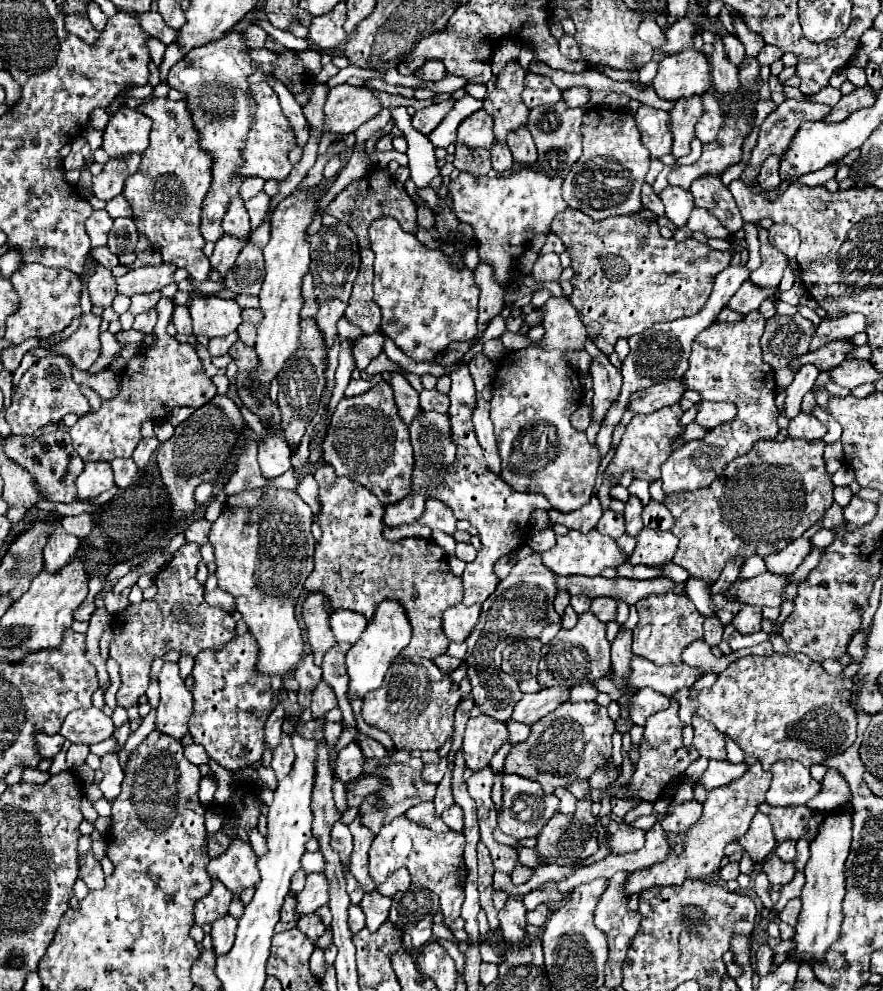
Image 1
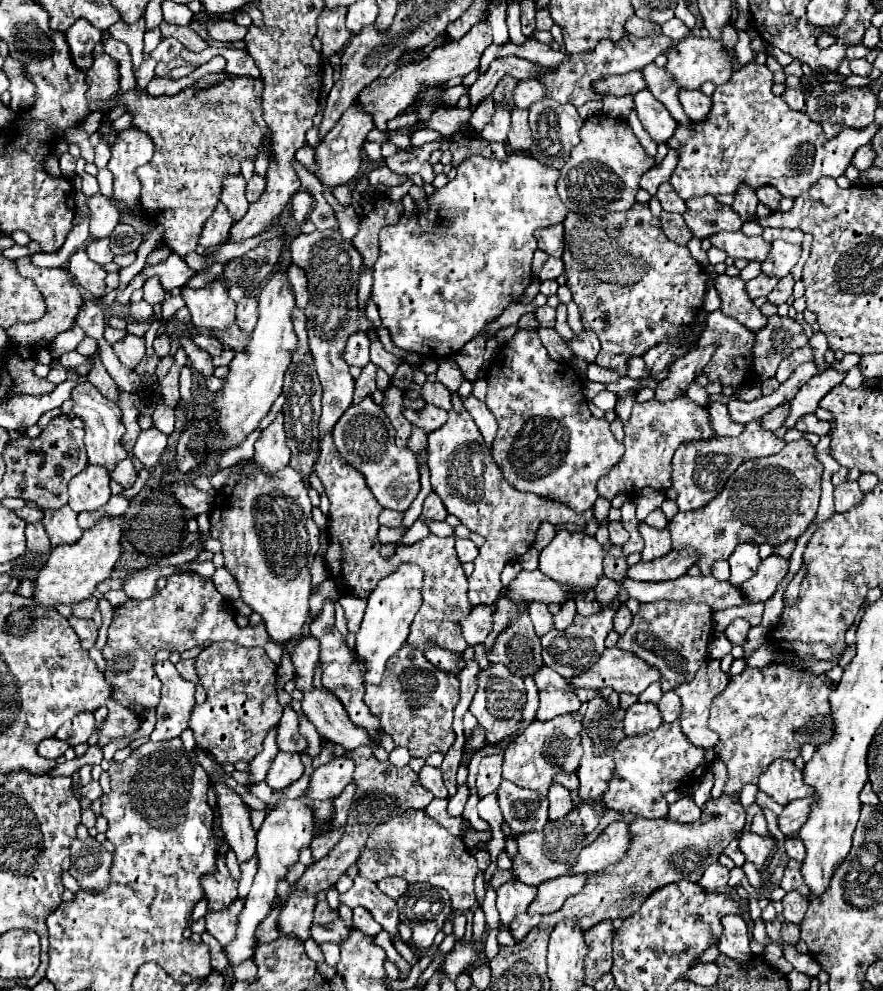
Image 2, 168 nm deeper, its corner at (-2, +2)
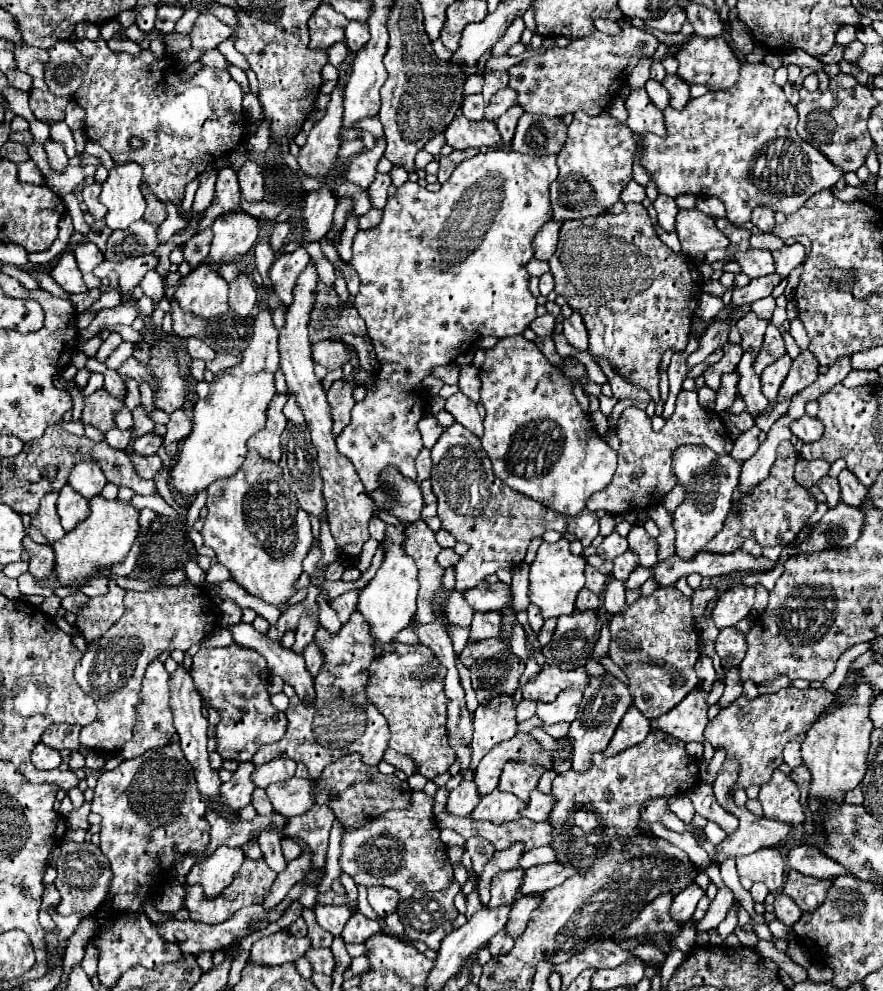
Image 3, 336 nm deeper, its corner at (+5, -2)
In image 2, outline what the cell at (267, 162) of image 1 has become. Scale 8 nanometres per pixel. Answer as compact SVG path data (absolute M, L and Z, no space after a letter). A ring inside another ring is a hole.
M99 44L95 50L95 62L87 72L87 98L91 102L111 102L111 106L101 112L101 142L113 146L119 134L107 118L115 106L123 106L125 112L133 116L133 128L151 136L155 144L155 158L137 170L143 184L143 210L155 224L165 228L163 244L185 258L185 254L197 248L203 224L219 202L223 178L239 174L241 162L247 158L255 160L261 150L261 142L269 138L269 128L261 118L263 82L249 76L237 76L225 78L209 88L185 88L173 96L149 96L139 88L119 96L119 78L117 62L105 54Z

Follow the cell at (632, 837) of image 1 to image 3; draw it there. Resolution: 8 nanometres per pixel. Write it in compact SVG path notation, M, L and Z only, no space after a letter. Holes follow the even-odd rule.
M552 862L542 866L532 866L526 870L522 894L544 894L546 890L560 886L566 878L578 874L578 870L570 862Z

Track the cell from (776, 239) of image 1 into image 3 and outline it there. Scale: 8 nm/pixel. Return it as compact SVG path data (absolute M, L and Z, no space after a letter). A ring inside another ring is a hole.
M754 234L750 238L750 246L752 248L766 248L766 250L778 250L782 248L786 242L774 234Z

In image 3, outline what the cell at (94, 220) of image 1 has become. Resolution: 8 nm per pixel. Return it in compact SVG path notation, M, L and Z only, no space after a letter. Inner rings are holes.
M100 184L84 186L84 188L82 188L82 196L84 196L86 210L88 210L96 220L104 220L104 216L106 216L106 208L98 202L98 196L100 196Z

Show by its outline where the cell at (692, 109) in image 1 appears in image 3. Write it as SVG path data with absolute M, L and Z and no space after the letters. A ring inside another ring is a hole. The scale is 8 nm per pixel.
M632 180L632 182L622 190L622 196L620 196L620 200L622 200L624 204L628 204L628 202L640 204L644 198L646 198L646 190L644 190L644 186L640 186L636 180Z

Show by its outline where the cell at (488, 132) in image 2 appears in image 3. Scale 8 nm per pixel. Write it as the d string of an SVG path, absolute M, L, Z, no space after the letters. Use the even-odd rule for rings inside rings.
M486 70L486 82L482 88L484 100L490 104L492 94L496 94L500 88L508 86L508 72L496 72L496 70Z

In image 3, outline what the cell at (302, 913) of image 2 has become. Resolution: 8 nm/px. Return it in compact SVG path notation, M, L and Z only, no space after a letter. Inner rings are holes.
M282 928L278 932L254 942L254 946L250 950L250 962L268 964L268 966L294 962L300 956L304 956L304 952L308 948L310 948L308 938L294 938L285 928Z

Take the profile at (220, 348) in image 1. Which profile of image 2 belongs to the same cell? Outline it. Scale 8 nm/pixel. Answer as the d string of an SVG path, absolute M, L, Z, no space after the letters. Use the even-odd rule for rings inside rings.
M197 334L197 336L193 336L191 340L193 340L193 344L195 344L195 346L199 346L199 348L207 350L211 356L219 356L219 354L223 352L223 346L221 346L215 338L211 338L211 336Z

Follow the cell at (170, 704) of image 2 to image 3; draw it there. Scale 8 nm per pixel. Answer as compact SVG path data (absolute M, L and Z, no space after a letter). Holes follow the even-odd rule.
M154 660L150 662L148 670L146 670L146 676L142 680L142 706L140 706L140 712L138 712L138 722L134 726L134 738L124 744L122 748L122 758L134 758L134 756L140 756L144 754L146 750L150 748L158 748L158 746L166 746L172 738L172 734L176 732L174 730L174 714L170 710L170 686L168 686L168 680L170 680L170 674L166 672L164 664L160 660Z

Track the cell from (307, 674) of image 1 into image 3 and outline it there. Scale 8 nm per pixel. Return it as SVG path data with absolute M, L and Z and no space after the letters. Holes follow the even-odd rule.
M302 614L298 620L298 630L296 630L296 642L292 646L294 654L302 654L302 650L312 642L314 632L318 628L318 620L310 618L308 614Z

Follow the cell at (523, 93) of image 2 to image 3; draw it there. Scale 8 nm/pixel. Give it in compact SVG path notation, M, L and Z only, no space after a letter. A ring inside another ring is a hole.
M504 88L504 90L498 90L498 94L494 94L490 106L486 106L486 120L498 120L510 106L518 104L518 96L514 94L514 90L510 88Z

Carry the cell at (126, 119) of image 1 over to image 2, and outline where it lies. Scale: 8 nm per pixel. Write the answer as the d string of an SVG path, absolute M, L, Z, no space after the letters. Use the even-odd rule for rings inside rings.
M123 130L117 136L117 146L113 146L111 160L107 168L113 172L113 198L133 210L137 216L143 214L141 208L141 182L135 170L153 158L153 142L141 134L141 130Z

